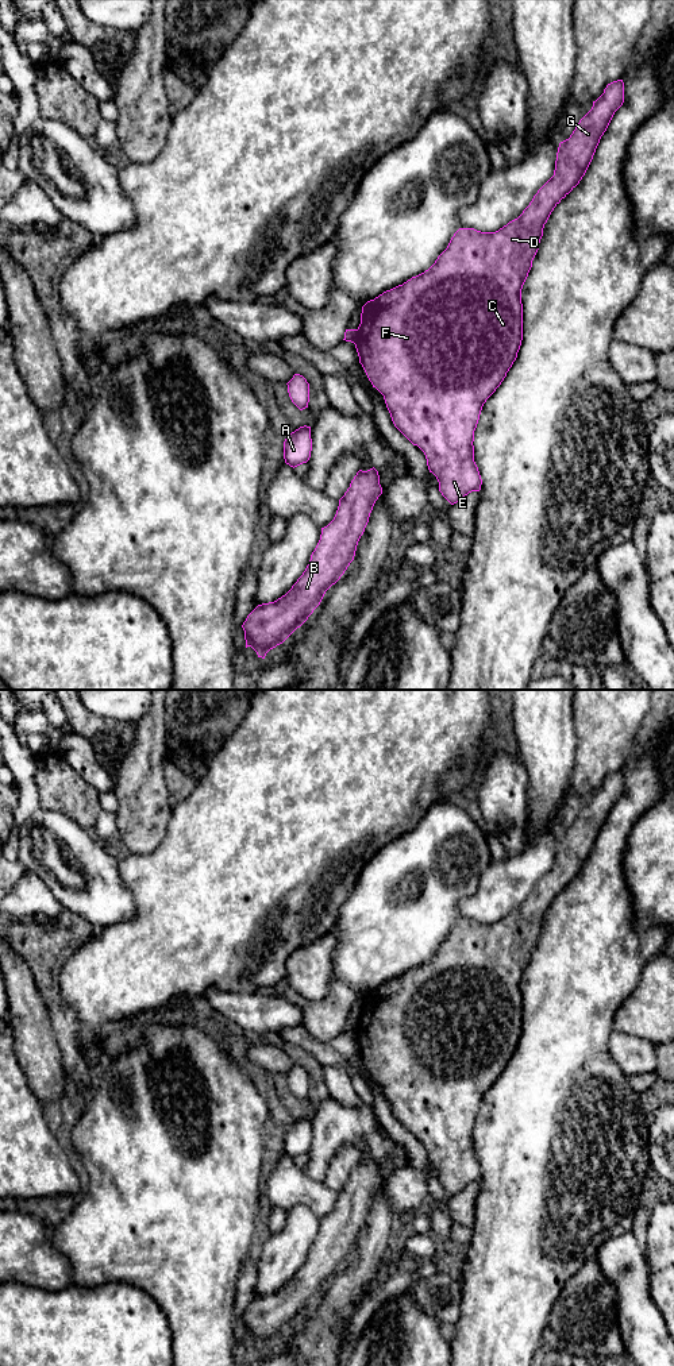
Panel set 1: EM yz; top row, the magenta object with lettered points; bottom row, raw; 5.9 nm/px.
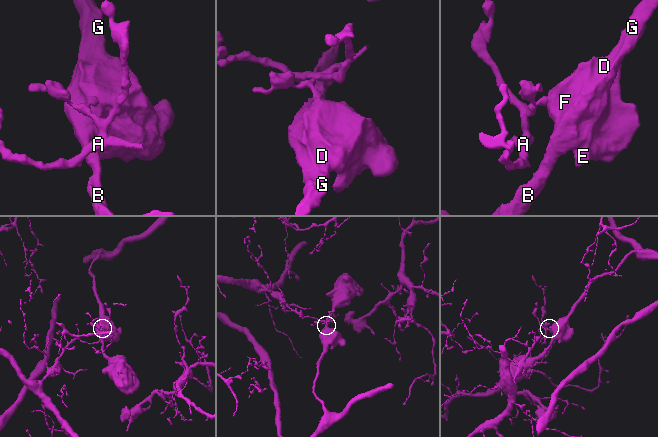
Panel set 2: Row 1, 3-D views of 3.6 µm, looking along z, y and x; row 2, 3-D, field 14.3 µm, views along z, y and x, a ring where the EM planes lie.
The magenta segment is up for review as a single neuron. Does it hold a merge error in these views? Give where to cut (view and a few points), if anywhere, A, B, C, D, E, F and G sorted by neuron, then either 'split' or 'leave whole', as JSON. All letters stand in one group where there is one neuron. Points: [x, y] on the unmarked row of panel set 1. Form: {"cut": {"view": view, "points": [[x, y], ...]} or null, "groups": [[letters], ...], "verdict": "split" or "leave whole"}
{"cut": {"view": "yz", "points": [[357, 1021], [357, 1029], [353, 1033]]}, "groups": [["A"], ["B", "C", "D", "E", "F", "G"]], "verdict": "split"}

